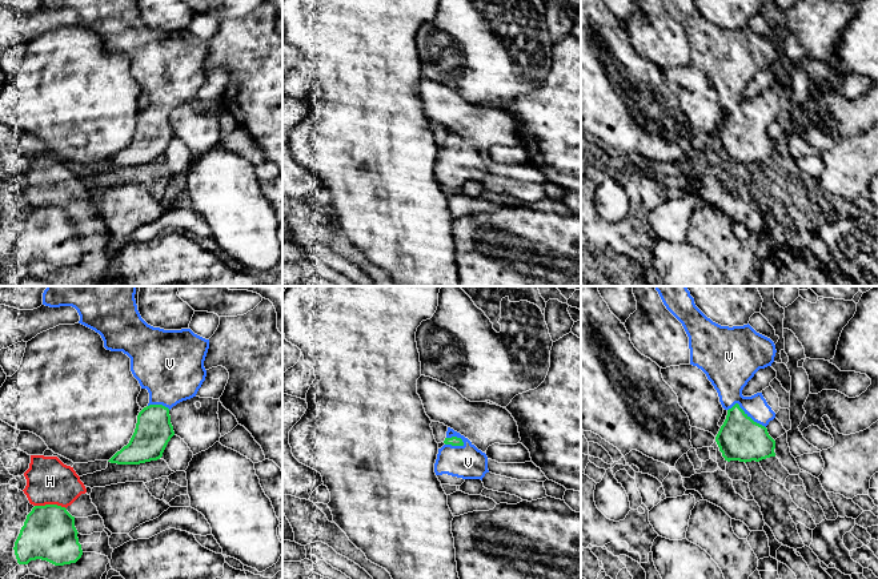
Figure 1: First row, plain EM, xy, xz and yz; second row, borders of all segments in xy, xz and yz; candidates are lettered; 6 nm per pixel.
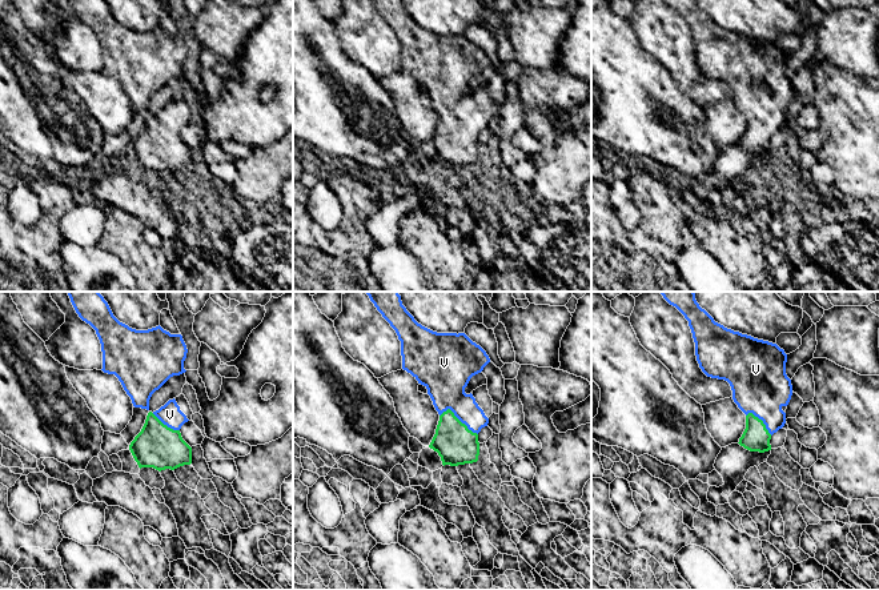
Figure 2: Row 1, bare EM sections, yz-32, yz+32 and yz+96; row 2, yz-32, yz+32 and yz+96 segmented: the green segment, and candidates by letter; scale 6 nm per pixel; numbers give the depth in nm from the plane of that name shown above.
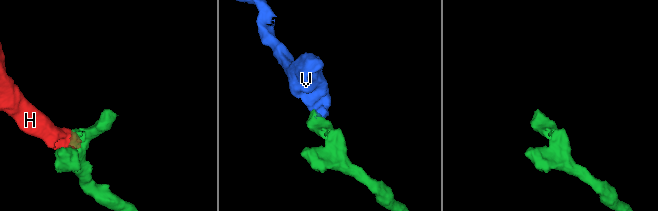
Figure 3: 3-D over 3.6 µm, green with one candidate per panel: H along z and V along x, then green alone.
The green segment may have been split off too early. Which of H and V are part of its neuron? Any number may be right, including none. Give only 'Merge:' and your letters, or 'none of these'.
Merge: V

